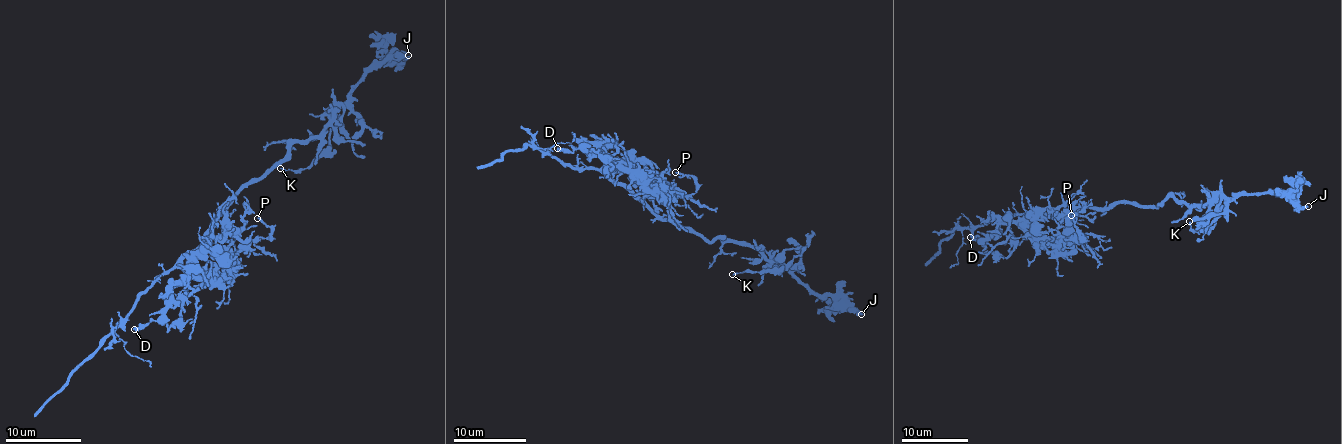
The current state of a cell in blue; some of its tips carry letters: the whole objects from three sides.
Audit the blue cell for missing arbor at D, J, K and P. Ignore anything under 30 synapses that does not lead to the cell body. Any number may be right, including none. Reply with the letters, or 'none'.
none

